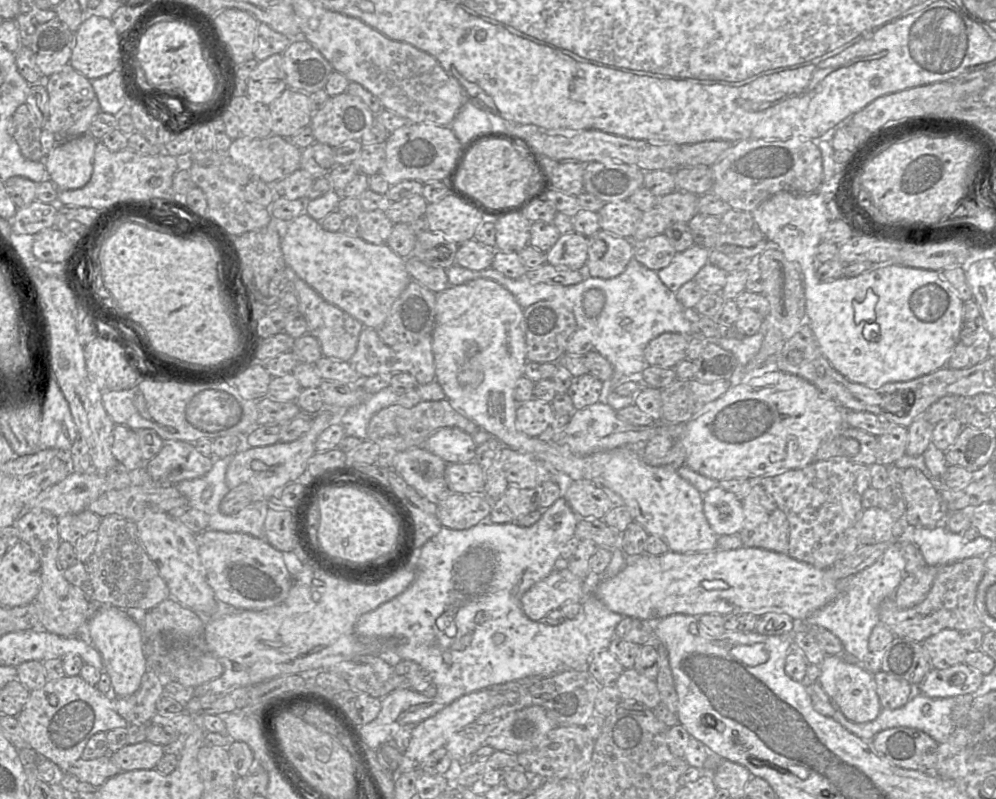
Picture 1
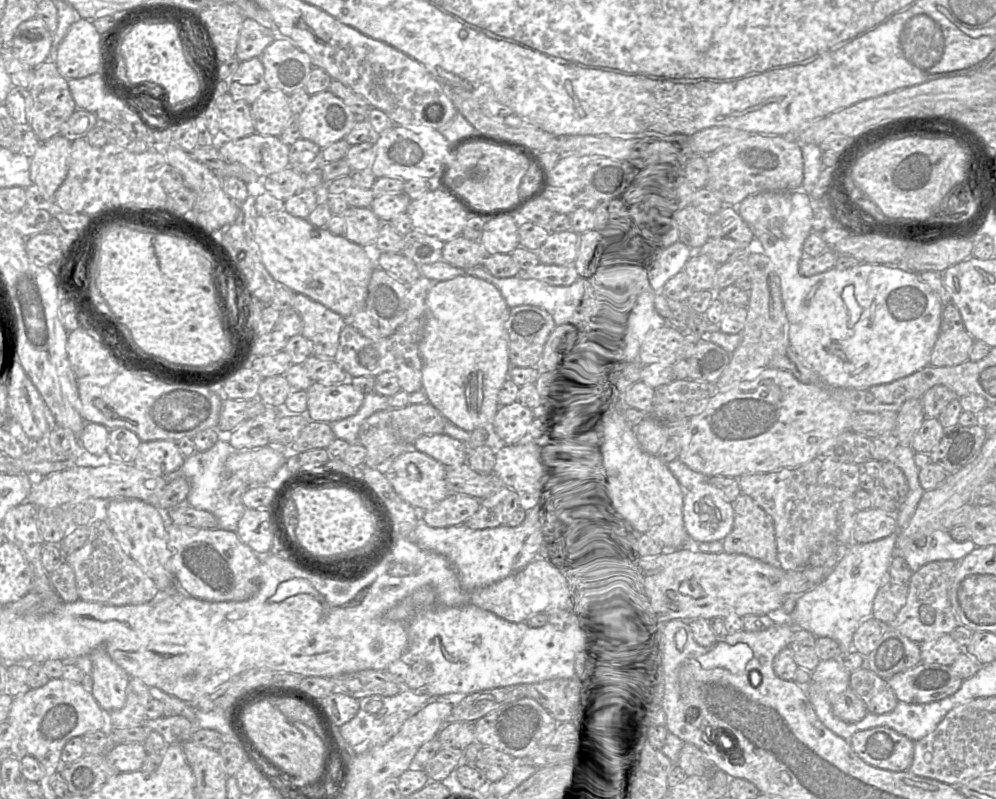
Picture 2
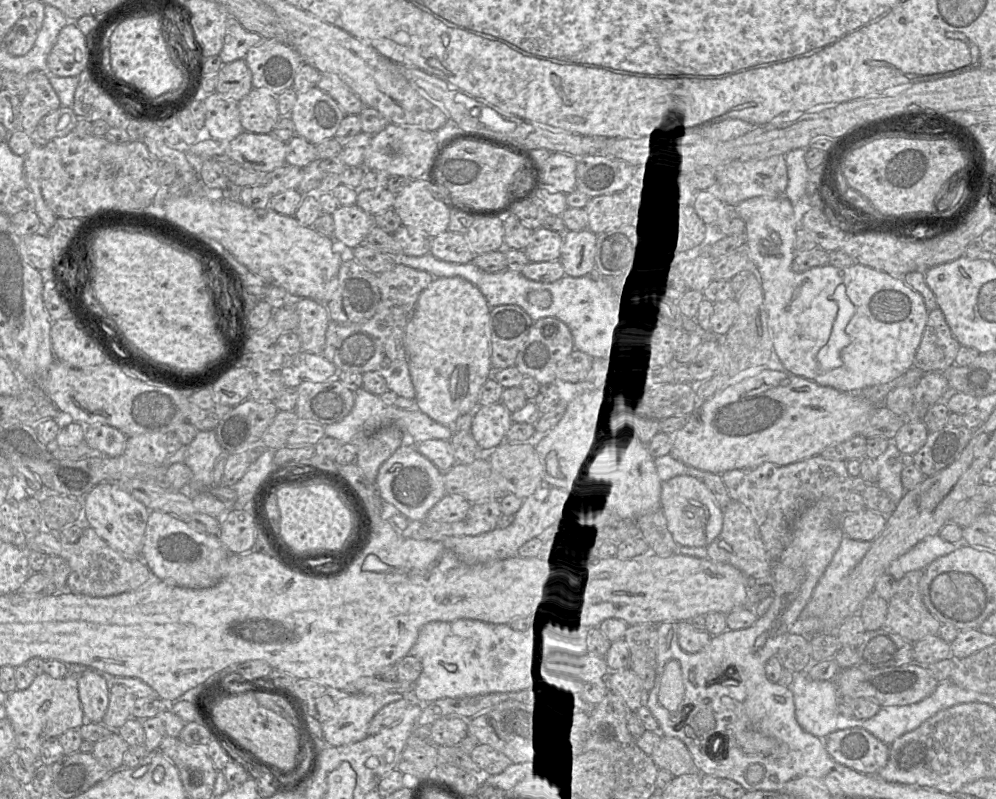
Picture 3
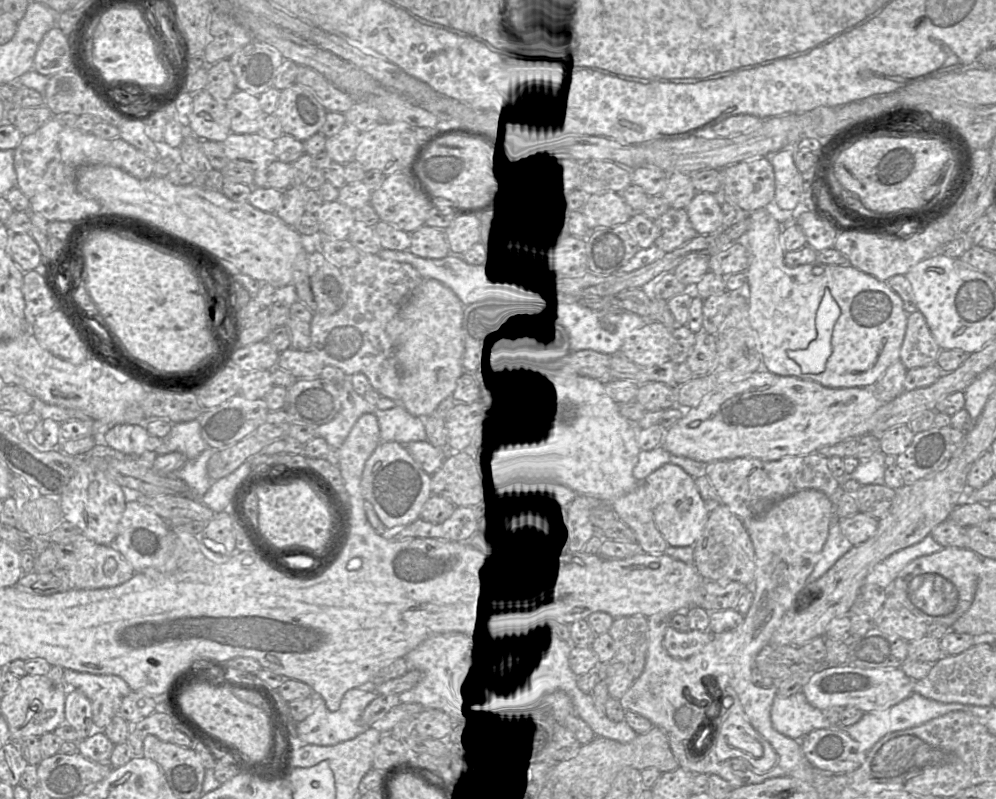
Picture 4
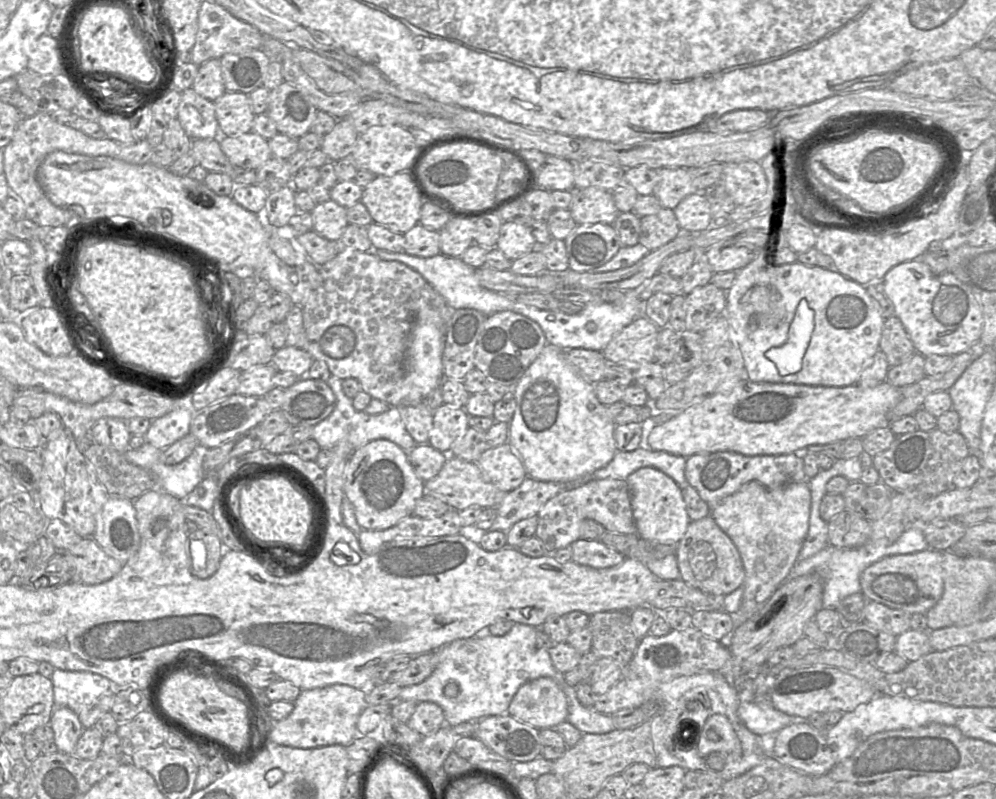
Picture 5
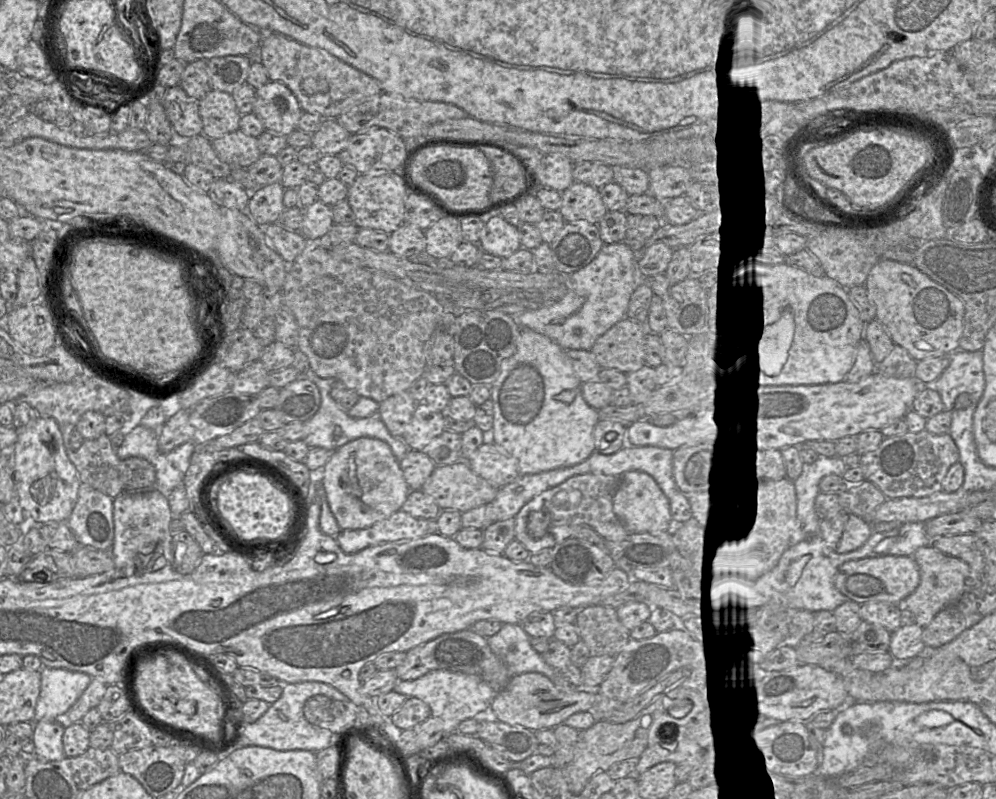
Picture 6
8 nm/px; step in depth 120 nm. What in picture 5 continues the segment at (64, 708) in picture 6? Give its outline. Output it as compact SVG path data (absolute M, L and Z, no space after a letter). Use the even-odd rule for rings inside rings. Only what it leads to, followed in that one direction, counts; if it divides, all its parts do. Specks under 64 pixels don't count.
M55 669L50 679L53 683L55 707L67 707L77 715L83 711L83 721L81 724L85 729L92 728L101 716L111 711L115 695L121 690L109 679L89 672ZM101 696L103 696L102 699L99 701L98 705L93 708L92 705Z

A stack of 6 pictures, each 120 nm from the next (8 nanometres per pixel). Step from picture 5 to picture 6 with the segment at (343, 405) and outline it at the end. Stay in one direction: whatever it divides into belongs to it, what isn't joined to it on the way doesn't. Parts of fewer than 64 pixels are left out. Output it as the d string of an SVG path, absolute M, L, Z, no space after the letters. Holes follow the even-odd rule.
M315 374L303 375L313 382L321 394L321 405L318 412L307 421L304 427L304 439L302 440L309 448L320 447L328 451L335 451L346 443L359 438L378 439L389 445L393 455L401 461L407 454L409 448L401 438L392 436L381 418L378 415L371 415L366 418L352 418L342 410L338 403L330 396L332 383L337 379L323 379Z

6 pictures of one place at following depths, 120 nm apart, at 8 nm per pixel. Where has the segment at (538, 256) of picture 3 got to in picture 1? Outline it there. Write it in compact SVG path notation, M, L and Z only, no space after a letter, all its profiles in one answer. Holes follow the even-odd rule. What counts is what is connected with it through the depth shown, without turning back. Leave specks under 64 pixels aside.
M575 231L561 234L546 252L547 263L573 270L585 270L588 256L588 237Z

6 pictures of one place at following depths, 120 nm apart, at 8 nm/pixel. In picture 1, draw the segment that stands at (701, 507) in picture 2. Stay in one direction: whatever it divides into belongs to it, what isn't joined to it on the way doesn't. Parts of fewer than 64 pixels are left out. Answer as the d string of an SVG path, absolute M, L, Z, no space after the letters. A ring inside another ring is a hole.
M721 487L703 494L703 511L712 530L718 536L737 534L743 520L742 500Z

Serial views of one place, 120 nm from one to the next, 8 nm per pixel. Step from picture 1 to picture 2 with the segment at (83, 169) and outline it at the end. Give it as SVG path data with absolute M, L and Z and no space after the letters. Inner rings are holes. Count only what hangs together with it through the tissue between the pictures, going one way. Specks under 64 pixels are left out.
M58 134L41 142L30 159L30 179L45 199L52 199L65 180L72 142Z

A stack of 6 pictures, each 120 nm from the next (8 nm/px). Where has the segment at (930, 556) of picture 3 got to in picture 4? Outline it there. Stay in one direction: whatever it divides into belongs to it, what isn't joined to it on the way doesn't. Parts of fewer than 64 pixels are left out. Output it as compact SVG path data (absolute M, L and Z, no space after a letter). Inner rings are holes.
M929 534L920 542L893 553L879 562L865 579L865 584L874 584L889 590L898 574L913 560L939 552L944 547Z

